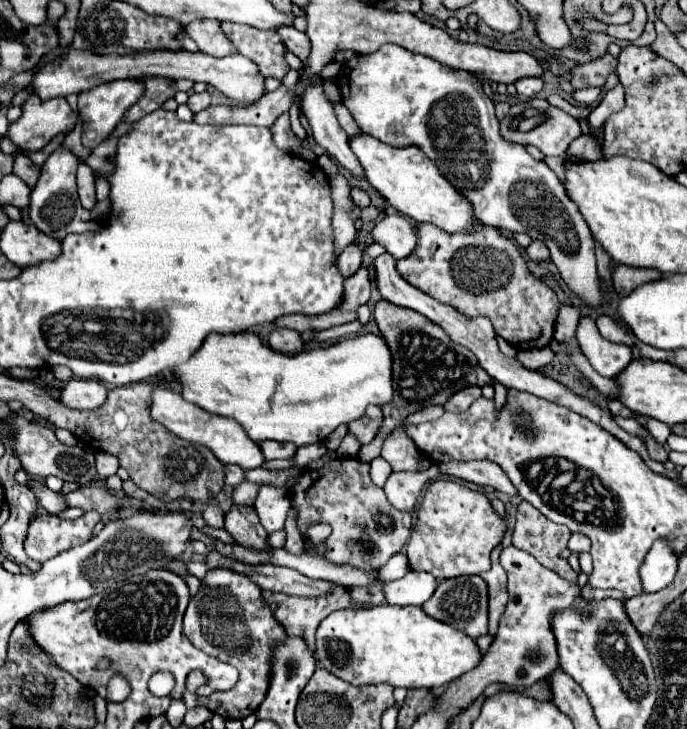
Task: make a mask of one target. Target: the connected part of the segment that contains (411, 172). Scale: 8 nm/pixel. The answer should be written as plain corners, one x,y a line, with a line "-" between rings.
360,134
358,138
350,138
348,144
364,168
366,180
400,214
410,216
416,222
436,224
448,232
462,232
472,226
472,218
474,218
472,206
468,206
468,200
464,200
454,190
454,186
450,186
450,182
436,170
436,166
424,156
420,148
388,146
378,138
372,138
370,134

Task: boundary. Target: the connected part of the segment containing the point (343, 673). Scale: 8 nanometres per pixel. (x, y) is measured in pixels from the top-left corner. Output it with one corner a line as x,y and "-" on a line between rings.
380,604
372,608
336,610
316,630
316,660
318,666
328,670
352,686
362,684
390,684
394,688
440,688
472,670
480,662
476,642
464,632
438,622
424,614
420,606
392,606

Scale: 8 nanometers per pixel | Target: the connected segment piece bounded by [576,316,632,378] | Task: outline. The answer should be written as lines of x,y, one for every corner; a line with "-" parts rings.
590,316
580,318
578,330
576,330
576,340
578,340
582,352
586,354
586,358
590,360
592,368
606,378
616,376
632,360
630,346
602,338
596,322

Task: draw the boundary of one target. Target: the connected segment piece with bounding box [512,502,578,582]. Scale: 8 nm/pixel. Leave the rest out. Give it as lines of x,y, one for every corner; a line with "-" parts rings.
522,502
518,506
518,512
516,512
516,524
514,524
514,532
512,532
512,544
532,556
536,556
540,560
542,566
550,568
550,570
556,570
564,580
568,582
578,582
578,574
570,568
568,560
562,558
560,554
568,548
568,538
570,538
570,530
566,526
560,526
560,524
554,524
554,522
548,522
548,518
544,518
544,514
540,514
530,502

